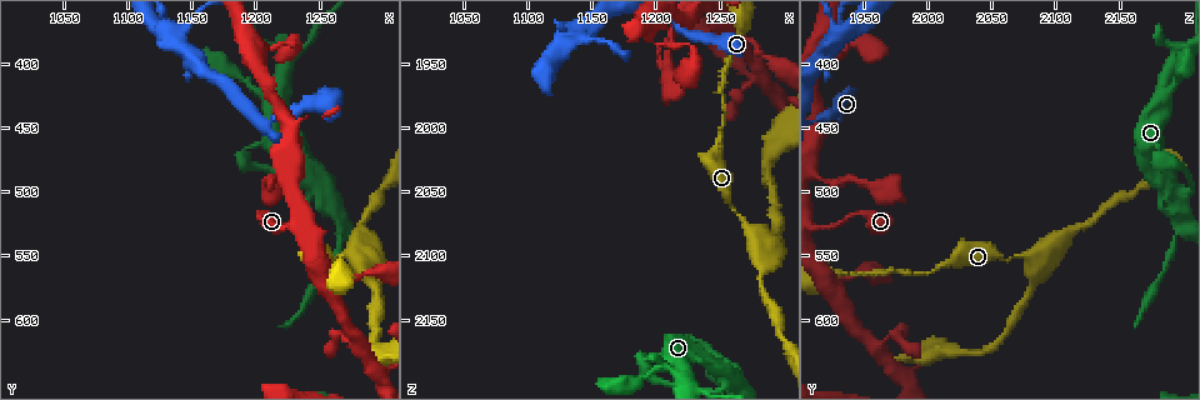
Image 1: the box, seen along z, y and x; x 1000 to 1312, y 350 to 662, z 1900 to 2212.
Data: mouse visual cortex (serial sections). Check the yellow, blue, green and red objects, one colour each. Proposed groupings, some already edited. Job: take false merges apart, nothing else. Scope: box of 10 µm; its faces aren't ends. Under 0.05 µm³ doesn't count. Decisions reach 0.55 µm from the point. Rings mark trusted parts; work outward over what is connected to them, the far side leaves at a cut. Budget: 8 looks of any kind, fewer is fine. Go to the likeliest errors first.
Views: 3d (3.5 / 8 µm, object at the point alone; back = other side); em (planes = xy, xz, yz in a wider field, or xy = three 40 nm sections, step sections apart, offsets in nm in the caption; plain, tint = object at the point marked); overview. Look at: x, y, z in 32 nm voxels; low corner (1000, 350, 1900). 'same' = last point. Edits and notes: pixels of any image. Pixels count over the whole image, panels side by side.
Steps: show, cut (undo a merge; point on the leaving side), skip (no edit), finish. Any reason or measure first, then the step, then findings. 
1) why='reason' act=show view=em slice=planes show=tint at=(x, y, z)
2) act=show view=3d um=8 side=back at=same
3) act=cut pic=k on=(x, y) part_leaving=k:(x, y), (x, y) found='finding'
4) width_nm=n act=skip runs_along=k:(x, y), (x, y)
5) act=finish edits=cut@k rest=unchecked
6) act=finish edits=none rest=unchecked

why='four arms meet' act=show view=3d um=3.5 at=(1136, 380, 1930)

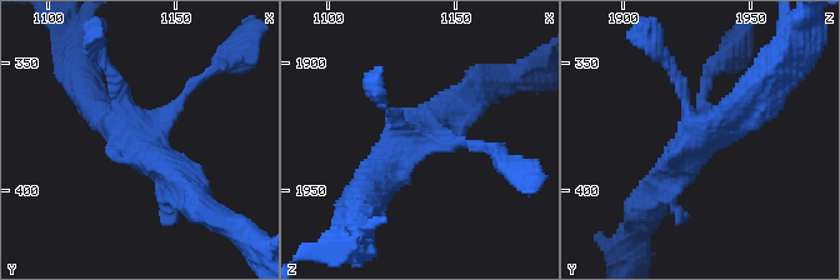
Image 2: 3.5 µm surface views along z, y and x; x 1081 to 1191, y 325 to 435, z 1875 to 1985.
arms=4 arm_widths_nm=150,150,400,400 why='now the EM' act=show view=em slice=xy step=3 show=tint at=(1134, 379, 1930)

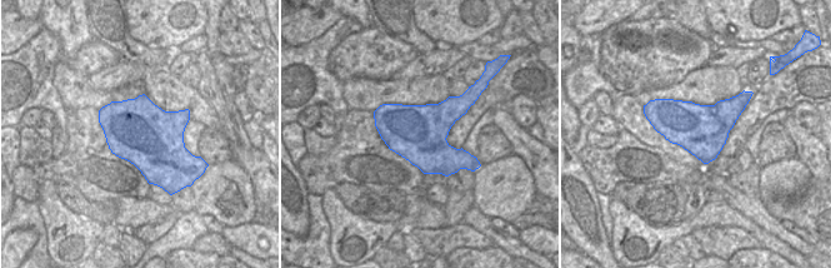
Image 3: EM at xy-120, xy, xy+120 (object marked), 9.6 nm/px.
why='another direction' act=show view=em slice=xy step=2 show=tint at=same

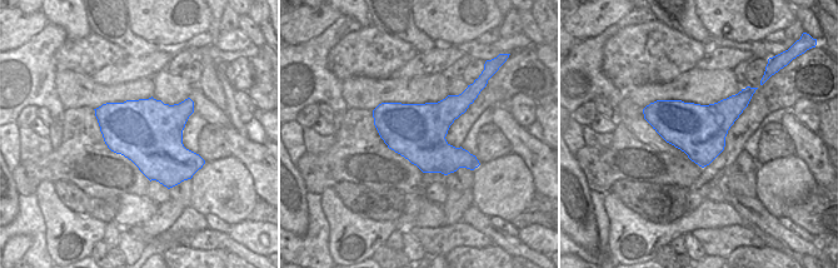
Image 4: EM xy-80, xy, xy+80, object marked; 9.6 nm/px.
act=skip runs_along=2:(189, 191), (89, 95) found='continuous, no second cell'

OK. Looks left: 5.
why='three-way junction' act=show view=3d um=3.5 at=(1282, 556, 2086)

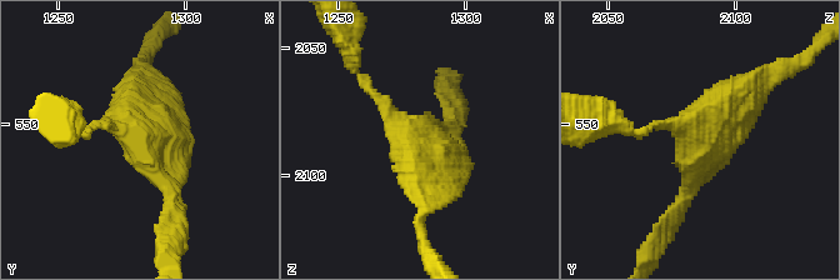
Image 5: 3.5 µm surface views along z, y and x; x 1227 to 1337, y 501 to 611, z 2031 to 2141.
why='shape alone is not enough' act=show view=em slice=planes show=tint at=(1281, 555, 2086)

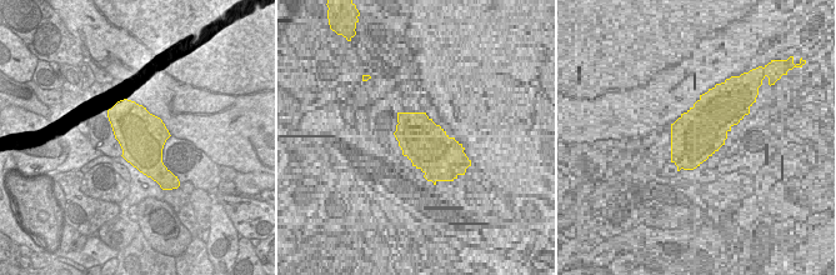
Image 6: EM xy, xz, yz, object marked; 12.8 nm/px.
act=skip runs_along=5:(84, 133), (126, 125), (173, 205) found='all the same cell'

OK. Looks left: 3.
why='abrupt turn' act=show view=3d um=3.5 at=(1192, 474, 2188)

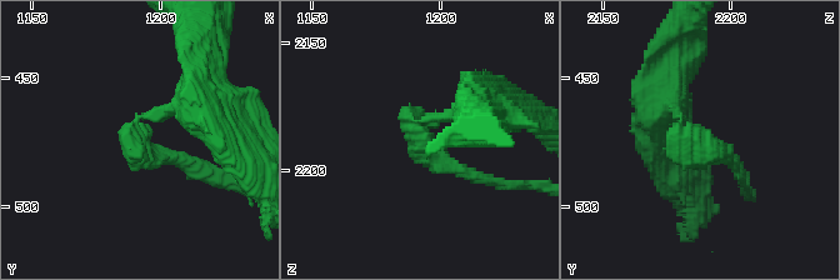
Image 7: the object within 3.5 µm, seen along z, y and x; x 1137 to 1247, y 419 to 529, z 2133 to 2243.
act=show view=em slice=xy step=2 show=tint at=(1192, 473, 2189)

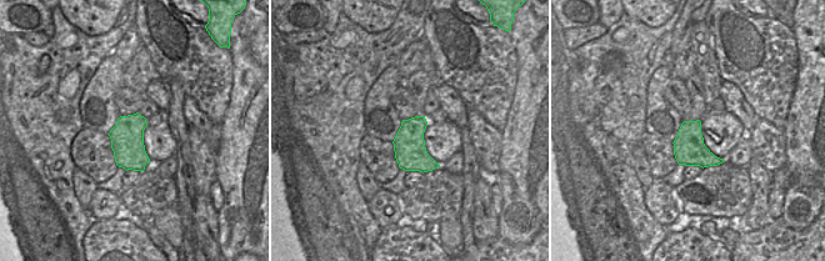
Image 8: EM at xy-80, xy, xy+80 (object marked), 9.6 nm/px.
why='cut it another way' act=show view=em slice=xy step=1 show=tint at=same

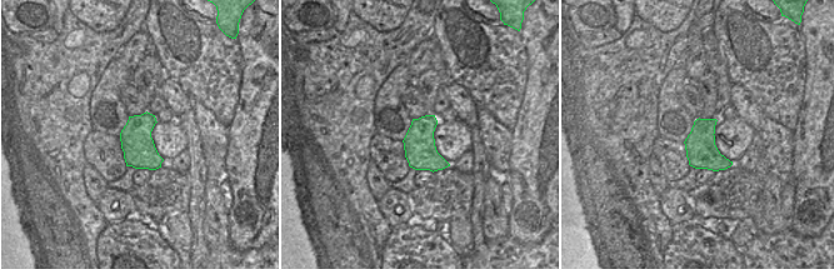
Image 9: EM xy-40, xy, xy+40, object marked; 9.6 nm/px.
act=skip runs_along=7:(661, 100), (735, 170) found='continuous, no second cell'

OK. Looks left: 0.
act=finish edits=none rest=unchecked

